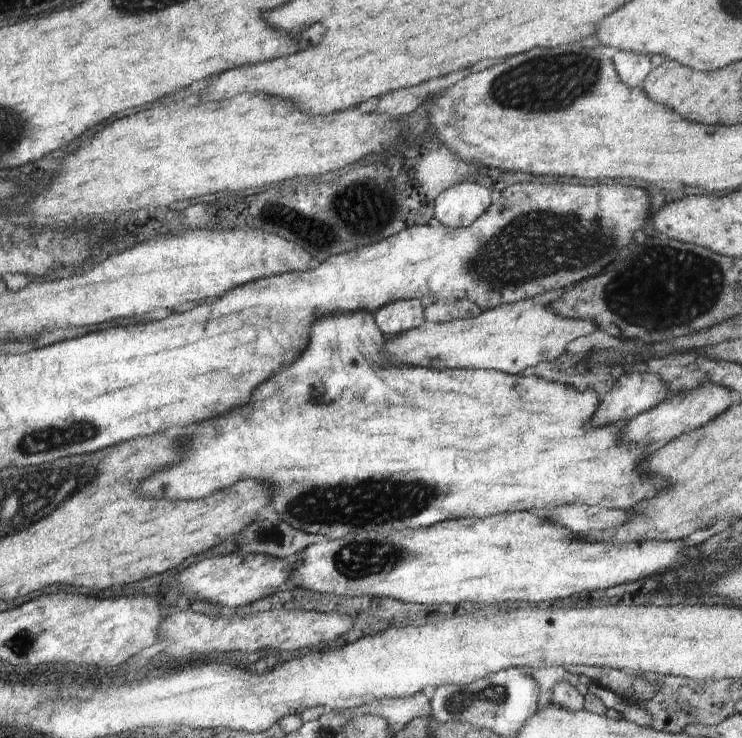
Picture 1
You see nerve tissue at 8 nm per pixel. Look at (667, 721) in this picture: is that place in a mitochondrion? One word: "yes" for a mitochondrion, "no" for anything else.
no

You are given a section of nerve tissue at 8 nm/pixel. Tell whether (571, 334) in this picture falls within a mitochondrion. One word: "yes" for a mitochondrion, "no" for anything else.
no

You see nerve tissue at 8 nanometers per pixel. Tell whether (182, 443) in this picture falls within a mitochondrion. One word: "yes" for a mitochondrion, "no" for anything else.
no

